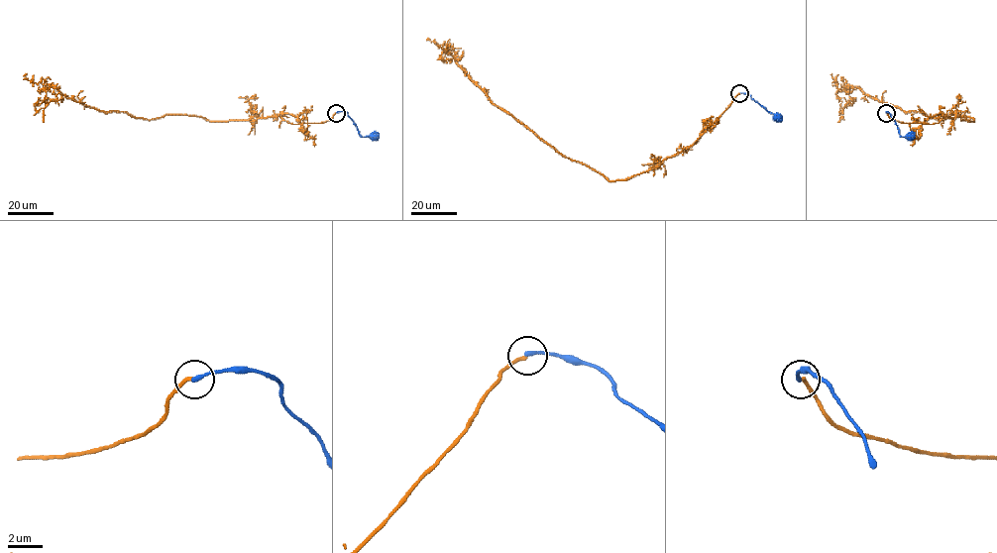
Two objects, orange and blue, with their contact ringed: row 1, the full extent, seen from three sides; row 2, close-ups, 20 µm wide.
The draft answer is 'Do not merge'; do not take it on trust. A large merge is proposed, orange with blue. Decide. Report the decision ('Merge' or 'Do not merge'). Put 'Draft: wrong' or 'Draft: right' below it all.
Merge
Draft: wrong

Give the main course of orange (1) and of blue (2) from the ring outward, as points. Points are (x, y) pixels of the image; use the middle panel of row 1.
1: (739, 93), (685, 151), (650, 169), (609, 180), (561, 156), (497, 107), (459, 65), (459, 56), (437, 48)
2: (739, 93), (749, 95), (777, 117)

